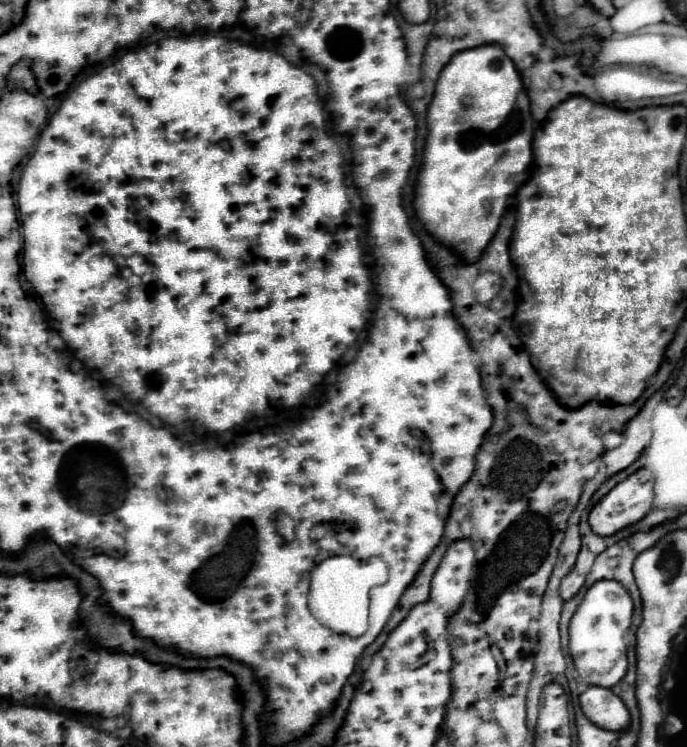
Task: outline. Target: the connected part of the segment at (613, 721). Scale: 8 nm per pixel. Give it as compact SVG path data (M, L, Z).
M589 687L581 693L581 709L591 723L605 727L607 731L627 731L631 715L625 703L605 687Z

